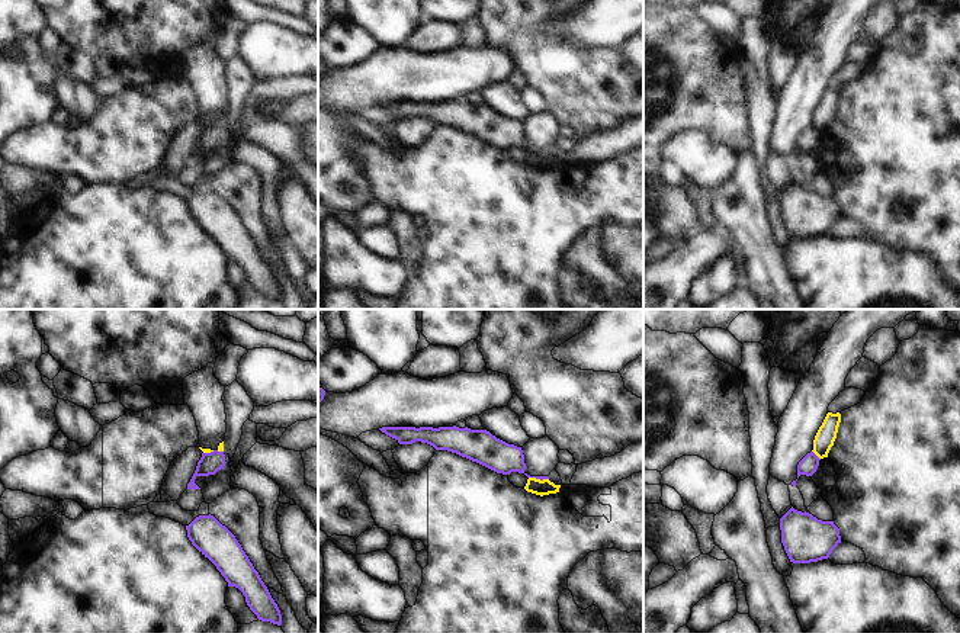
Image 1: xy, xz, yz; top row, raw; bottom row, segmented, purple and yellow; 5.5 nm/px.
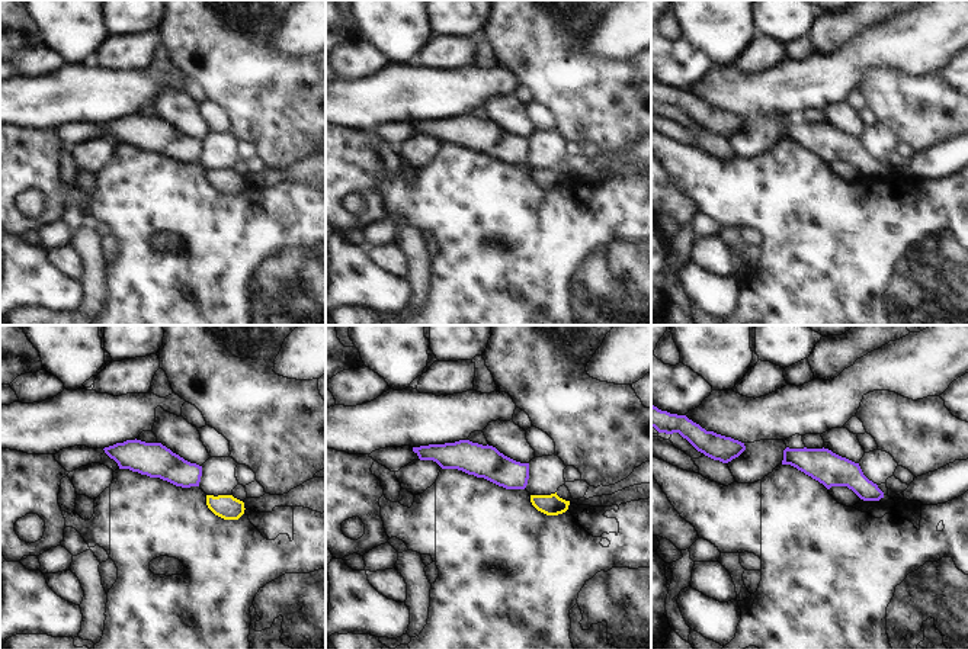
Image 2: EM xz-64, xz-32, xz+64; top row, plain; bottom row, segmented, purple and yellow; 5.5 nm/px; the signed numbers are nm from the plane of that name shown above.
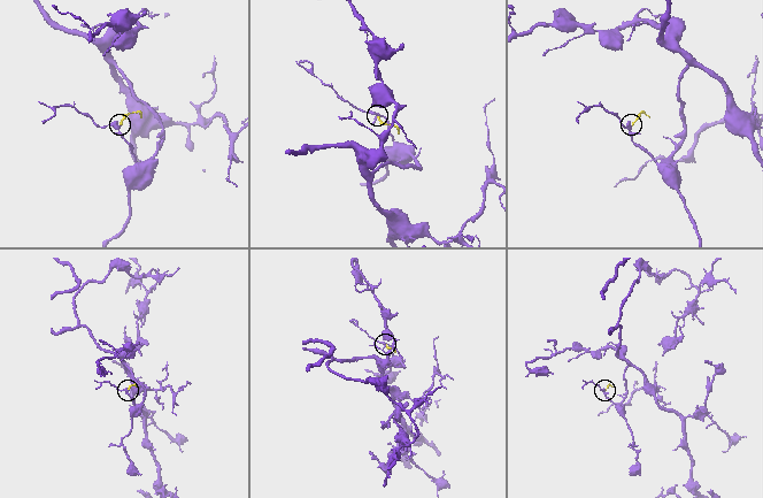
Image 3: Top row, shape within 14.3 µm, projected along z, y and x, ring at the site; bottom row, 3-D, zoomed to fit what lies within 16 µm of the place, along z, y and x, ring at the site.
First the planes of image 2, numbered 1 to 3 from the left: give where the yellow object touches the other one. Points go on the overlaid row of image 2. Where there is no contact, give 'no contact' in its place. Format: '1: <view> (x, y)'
1: no contact
2: no contact
3: no contact

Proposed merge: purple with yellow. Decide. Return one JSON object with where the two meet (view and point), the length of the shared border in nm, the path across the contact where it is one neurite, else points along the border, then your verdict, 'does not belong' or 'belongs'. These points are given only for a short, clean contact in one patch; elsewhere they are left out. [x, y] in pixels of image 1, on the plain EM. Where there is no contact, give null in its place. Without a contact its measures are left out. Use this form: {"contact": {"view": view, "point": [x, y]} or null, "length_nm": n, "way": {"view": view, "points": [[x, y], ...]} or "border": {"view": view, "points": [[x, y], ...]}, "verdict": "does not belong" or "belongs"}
{"contact": {"view": "xz", "point": [539, 153]}, "length_nm": 110, "border": {"view": "xz", "points": [[529, 151], [548, 154]]}, "verdict": "does not belong"}

